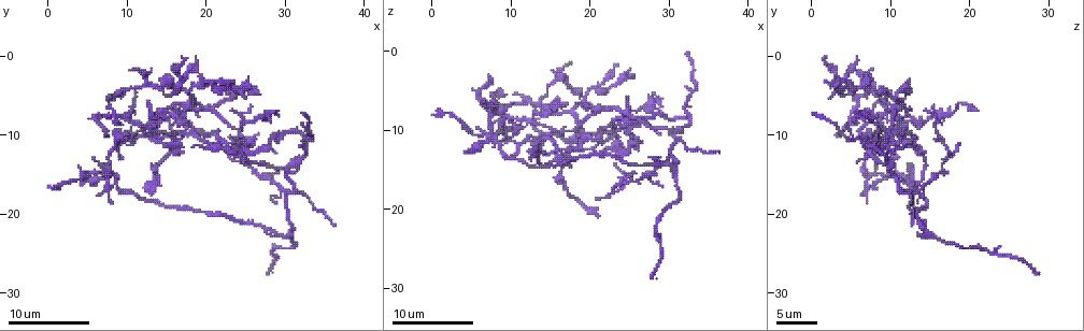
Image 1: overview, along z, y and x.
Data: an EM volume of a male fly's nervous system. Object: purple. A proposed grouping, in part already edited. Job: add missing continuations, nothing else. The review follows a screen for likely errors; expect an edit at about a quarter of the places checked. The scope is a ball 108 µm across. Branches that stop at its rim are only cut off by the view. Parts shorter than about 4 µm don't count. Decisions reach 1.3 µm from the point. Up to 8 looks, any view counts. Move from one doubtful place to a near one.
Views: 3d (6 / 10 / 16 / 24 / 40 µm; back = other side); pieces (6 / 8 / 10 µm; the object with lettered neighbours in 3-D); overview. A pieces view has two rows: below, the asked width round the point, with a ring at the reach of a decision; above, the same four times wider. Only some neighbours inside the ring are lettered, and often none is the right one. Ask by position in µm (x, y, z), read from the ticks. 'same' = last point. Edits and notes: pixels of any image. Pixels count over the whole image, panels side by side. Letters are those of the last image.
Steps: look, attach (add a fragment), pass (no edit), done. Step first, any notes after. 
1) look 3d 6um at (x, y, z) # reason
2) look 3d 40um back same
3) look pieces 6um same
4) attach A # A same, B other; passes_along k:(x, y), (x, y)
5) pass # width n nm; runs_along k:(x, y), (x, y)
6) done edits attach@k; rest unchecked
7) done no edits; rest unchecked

look pieces 6um at (8.0, 18.5, 7.0) # an open end

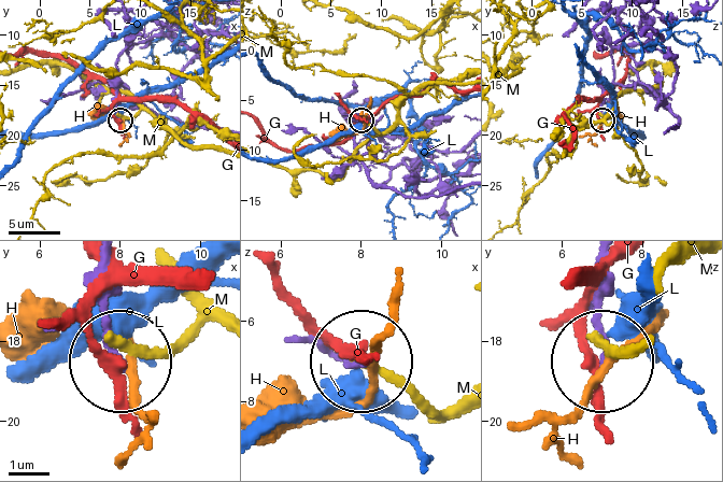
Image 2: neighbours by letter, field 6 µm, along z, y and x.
pass # G other, H other, L other, M other; none of them fits

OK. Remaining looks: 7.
look pieces 8um at (6.0, 13.0, 10.0)

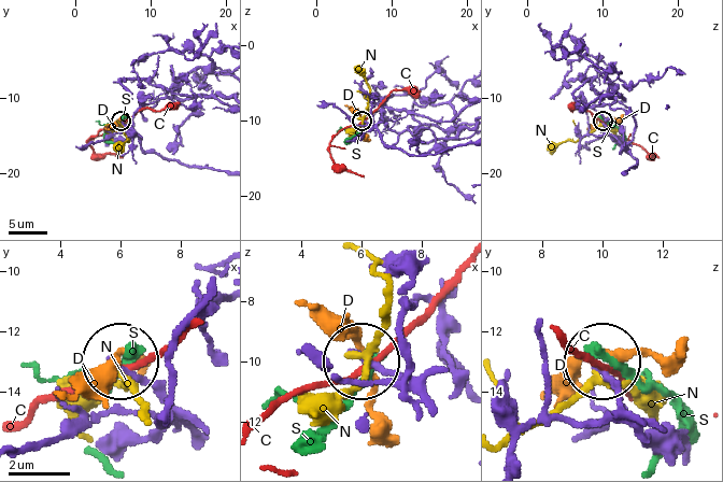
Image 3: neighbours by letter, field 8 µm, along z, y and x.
pass # width 180 nm; C other, D other, N other, S other; runs_along 3:(464, 145), (410, 156), (387, 146), (373, 127), (360, 119); none of them fits

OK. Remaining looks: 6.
look pieces 6um at (9.0, 8.5, 5.5) # free end

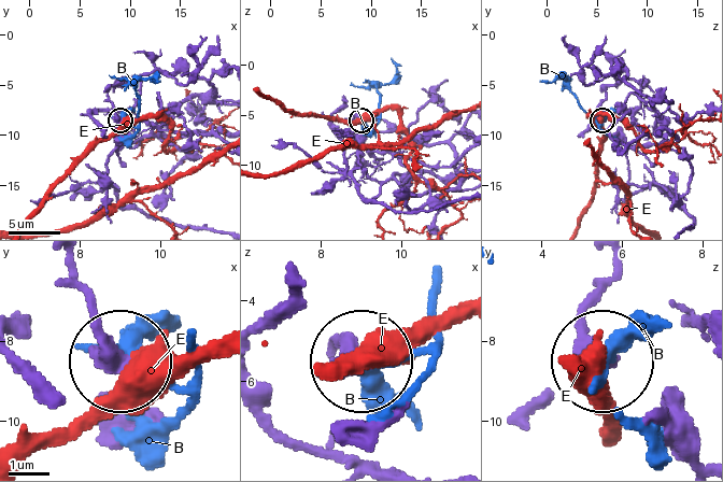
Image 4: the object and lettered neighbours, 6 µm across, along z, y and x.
pass # B other, E other; runs_along 4:(67, 267), (115, 355); none of them fits

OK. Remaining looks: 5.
look pieces 6um at (21.0, 6.5, 20.5) # branch stops here

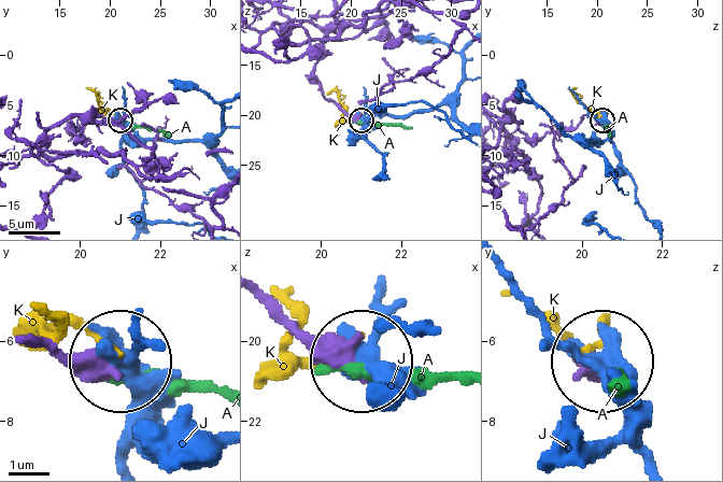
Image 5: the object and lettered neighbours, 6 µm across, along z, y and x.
pass # A other, J other, K other; runs_along 5:(258, 286), (357, 362); no lettered fragment goes on from it

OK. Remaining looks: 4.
done no edits; rest unchecked

